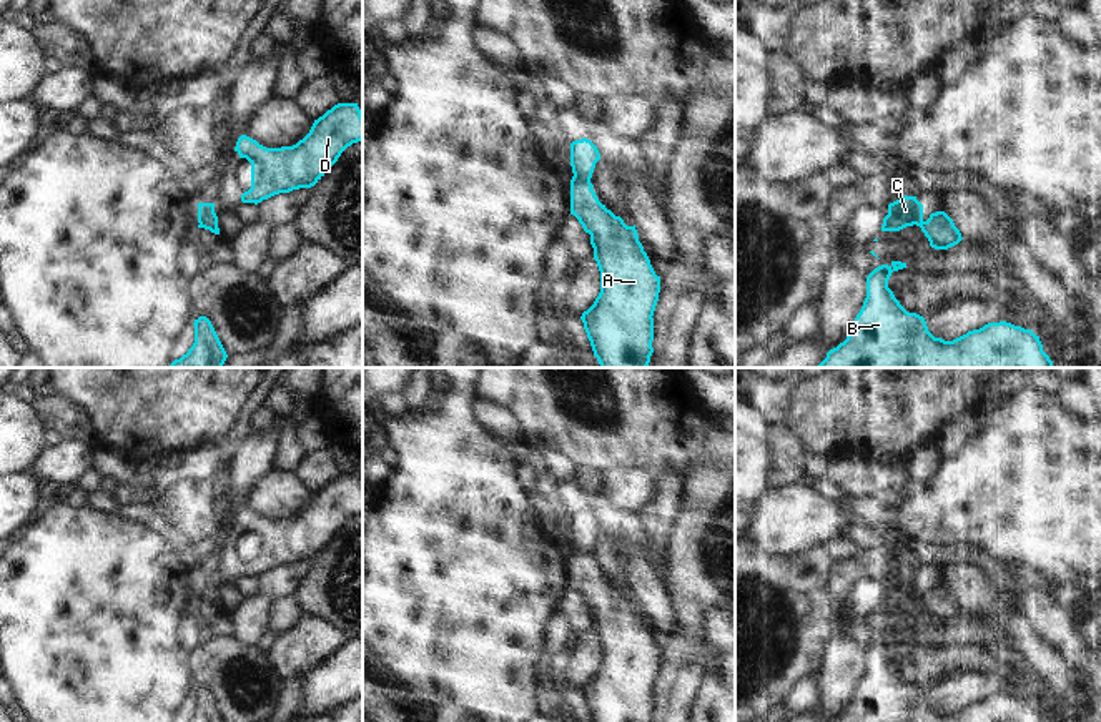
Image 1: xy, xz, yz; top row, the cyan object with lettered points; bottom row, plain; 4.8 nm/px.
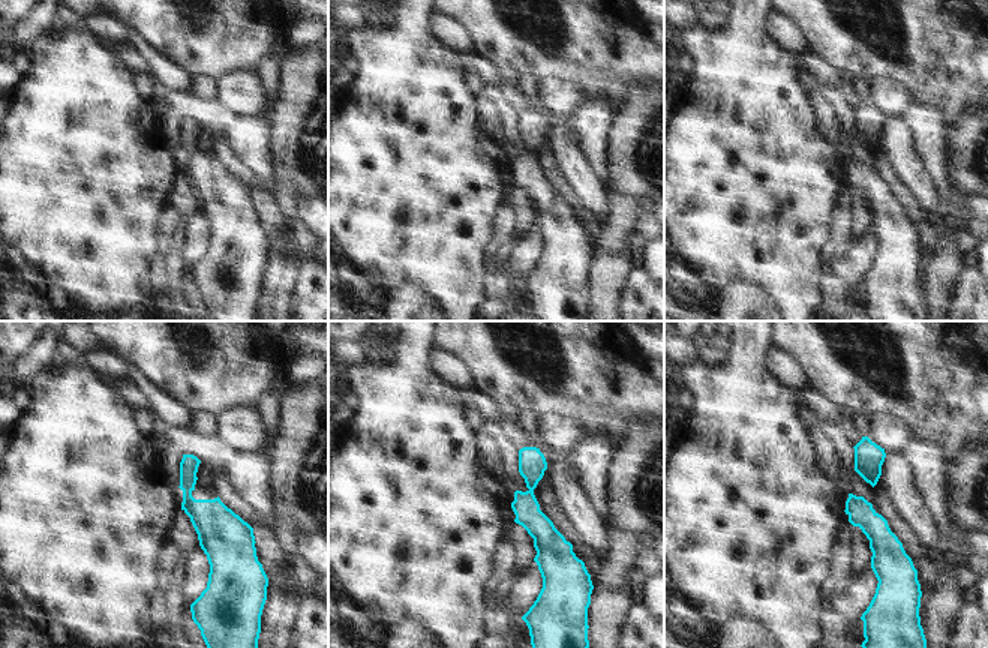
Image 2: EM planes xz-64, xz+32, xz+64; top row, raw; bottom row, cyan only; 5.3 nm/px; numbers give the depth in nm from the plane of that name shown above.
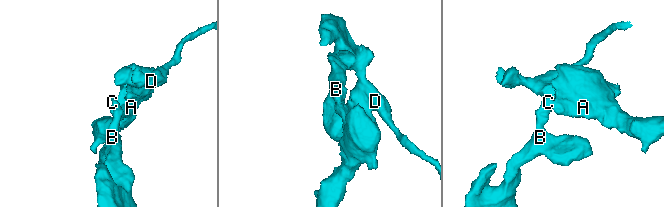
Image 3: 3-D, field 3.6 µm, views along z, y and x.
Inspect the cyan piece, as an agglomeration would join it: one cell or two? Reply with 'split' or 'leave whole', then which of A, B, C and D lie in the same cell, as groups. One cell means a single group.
split; A D / B C

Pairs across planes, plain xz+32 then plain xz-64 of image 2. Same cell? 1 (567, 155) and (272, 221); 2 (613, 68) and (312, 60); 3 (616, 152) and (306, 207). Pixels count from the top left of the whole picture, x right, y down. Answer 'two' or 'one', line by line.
1: one
2: two
3: two

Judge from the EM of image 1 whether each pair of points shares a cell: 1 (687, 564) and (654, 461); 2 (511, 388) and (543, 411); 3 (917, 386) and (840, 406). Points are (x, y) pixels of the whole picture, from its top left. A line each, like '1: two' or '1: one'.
1: two
2: one
3: one

